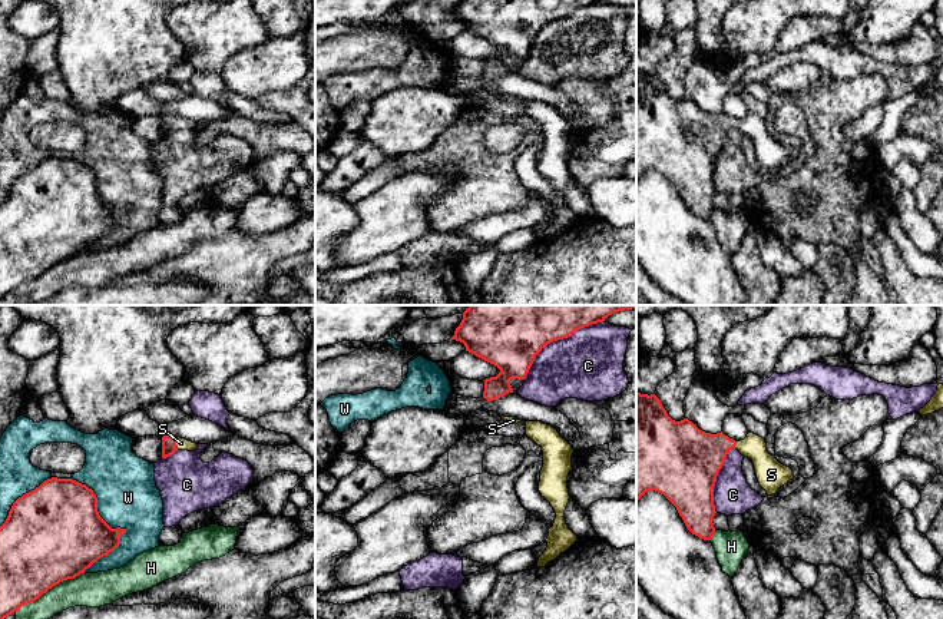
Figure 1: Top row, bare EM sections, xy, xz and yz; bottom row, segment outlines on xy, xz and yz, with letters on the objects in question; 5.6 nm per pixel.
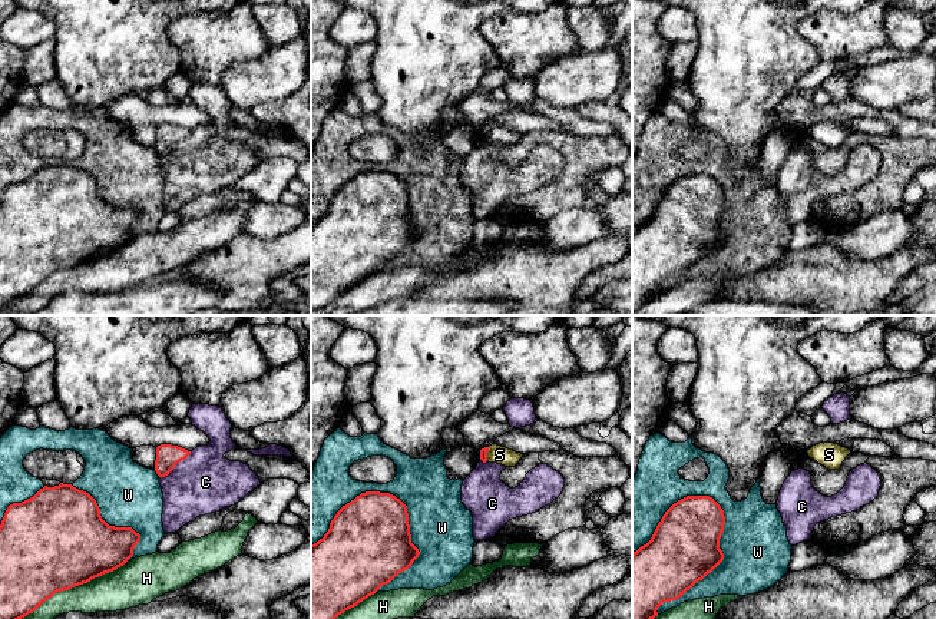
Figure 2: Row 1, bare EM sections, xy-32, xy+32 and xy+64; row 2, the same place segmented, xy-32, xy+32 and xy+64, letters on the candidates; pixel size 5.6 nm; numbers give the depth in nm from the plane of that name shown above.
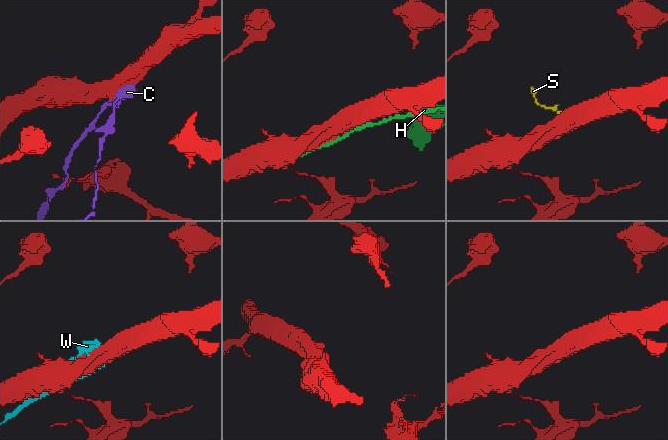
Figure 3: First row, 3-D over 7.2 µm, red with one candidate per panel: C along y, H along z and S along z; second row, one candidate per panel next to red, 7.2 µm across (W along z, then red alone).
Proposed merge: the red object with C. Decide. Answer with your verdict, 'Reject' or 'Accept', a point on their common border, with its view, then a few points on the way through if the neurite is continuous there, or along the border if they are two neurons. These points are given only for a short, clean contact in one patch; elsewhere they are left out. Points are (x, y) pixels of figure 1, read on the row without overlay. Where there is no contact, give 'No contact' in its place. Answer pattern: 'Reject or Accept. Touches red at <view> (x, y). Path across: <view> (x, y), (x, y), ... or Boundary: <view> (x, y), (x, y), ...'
Reject. Touches red at xz (558, 17)

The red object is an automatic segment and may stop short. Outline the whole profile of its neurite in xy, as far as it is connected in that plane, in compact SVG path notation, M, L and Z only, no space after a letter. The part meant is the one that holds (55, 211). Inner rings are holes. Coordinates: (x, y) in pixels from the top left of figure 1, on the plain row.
M52 156L19 176L0 205L0 299L21 285L37 279L53 265L85 252L100 236L120 224L126 208L112 208L97 191L97 176L92 168L73 158Z

